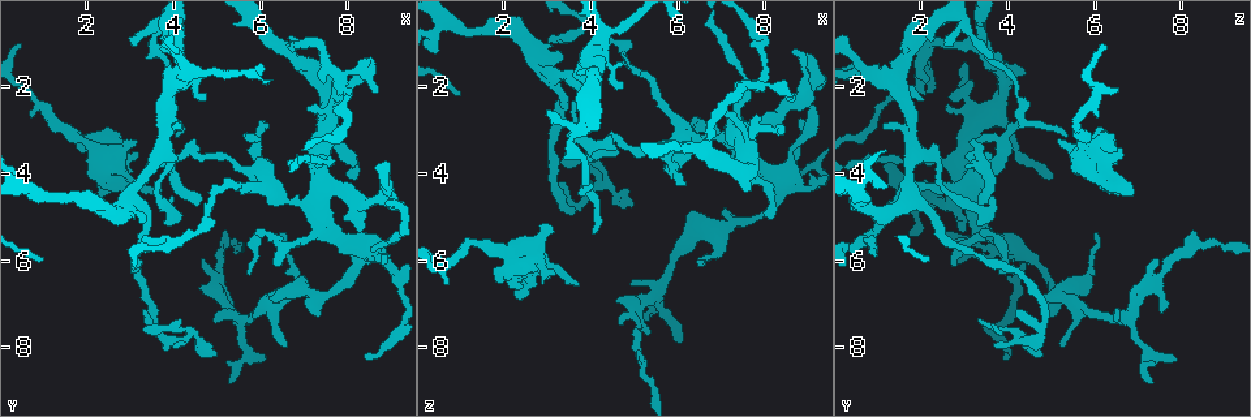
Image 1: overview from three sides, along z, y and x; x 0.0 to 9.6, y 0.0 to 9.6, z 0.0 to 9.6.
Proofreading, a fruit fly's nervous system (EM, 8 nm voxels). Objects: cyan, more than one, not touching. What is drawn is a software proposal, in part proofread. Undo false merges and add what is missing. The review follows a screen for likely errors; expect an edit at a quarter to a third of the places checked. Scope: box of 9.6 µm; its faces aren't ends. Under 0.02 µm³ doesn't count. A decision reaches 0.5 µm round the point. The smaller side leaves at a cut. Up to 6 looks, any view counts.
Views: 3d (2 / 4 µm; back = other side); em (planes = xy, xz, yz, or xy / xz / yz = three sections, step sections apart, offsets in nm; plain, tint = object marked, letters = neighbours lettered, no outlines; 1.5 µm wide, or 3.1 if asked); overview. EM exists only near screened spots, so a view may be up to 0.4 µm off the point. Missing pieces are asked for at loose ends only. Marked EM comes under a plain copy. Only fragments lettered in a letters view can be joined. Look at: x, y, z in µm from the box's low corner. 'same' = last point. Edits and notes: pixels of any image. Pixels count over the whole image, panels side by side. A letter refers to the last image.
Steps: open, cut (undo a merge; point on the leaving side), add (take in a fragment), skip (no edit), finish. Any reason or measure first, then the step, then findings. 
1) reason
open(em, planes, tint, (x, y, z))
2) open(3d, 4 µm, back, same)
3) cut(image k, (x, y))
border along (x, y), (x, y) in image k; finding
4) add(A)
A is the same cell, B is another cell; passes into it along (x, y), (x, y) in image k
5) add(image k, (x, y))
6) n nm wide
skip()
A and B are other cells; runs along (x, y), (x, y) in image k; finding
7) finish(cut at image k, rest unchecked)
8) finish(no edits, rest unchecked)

branch stops here
open(em, yz, step 8, letters, (6.00, 3.25, 3.35))

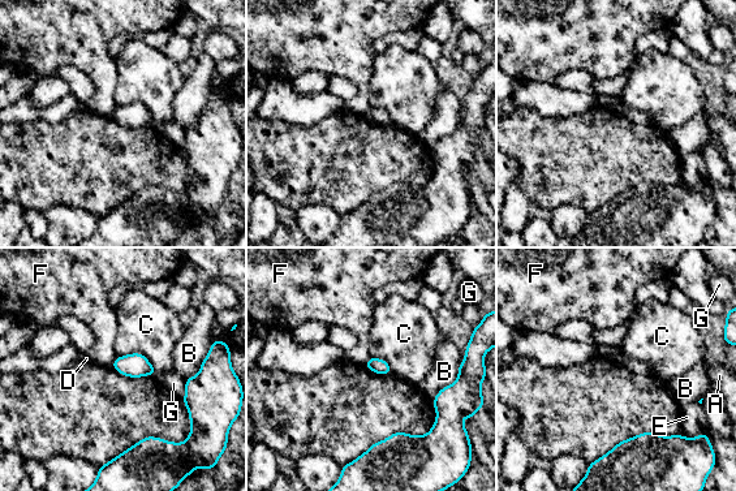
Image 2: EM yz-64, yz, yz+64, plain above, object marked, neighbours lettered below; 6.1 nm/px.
cut it another way
open(em, planes, letters, same)

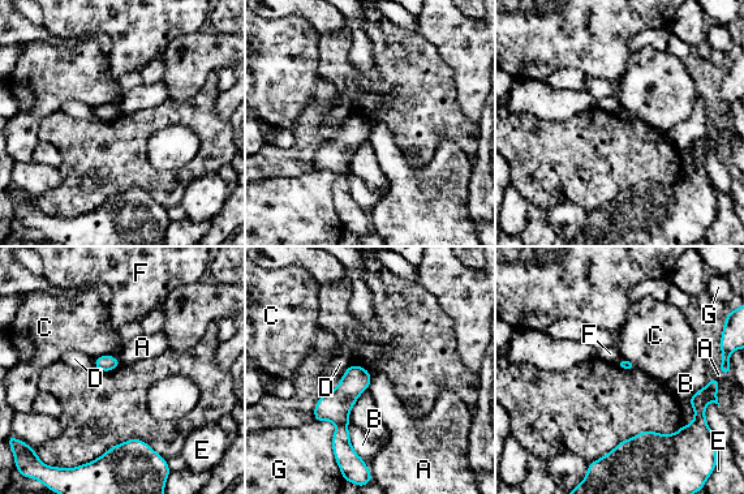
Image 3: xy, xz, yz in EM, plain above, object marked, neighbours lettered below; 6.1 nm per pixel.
skip()
A, B, C, D, E, F and G are other cells; border along (372, 379), (368, 389) in image 3; no lettered fragment goes on from it

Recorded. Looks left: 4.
branch stops here
open(3d, 2 µm, (9.00, 4.60, 1.25))

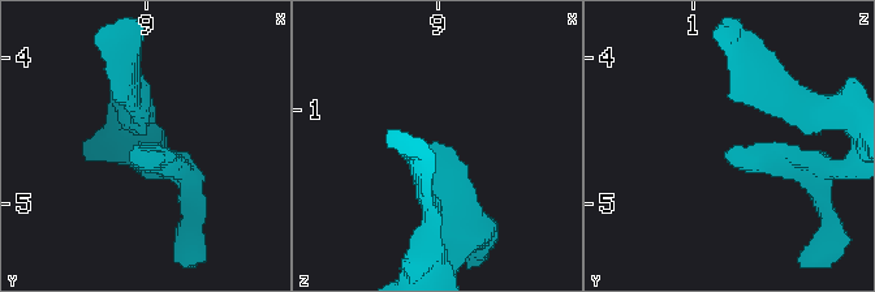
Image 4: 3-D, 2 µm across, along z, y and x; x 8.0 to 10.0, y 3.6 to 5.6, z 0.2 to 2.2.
now the EM
open(em, planes, letters, (8.96, 4.62, 1.24))

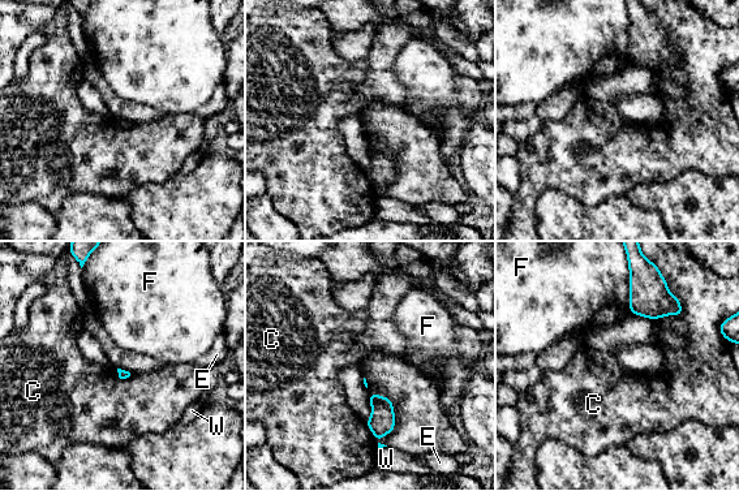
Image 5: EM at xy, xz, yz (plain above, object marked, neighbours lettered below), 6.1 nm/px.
skip()
C, E, F and W are other cells; border along (670, 291), (682, 313), (653, 321) in image 5; no lettered fragment goes on from it

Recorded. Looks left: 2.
an open end
open(3d, 4 µm, (3.65, 4.35, 6.55))

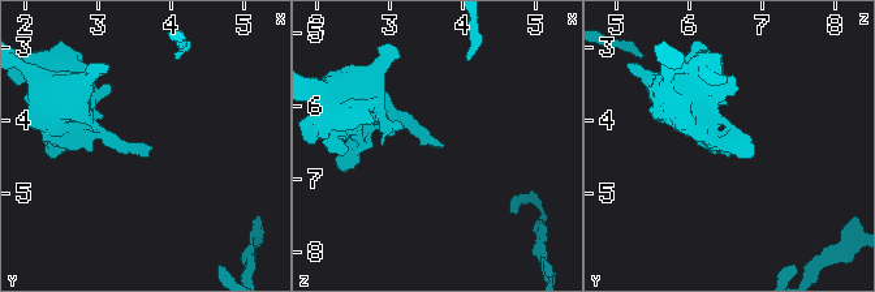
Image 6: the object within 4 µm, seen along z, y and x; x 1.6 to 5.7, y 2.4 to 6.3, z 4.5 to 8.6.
open(em, planes, letters, (3.70, 4.35, 6.55))

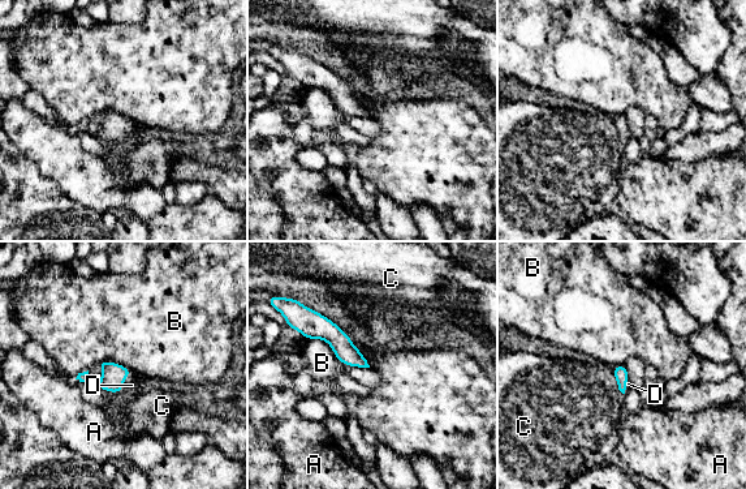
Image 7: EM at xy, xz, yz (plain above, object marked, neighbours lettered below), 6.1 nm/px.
add(D)
D is the same cell, A, B and C are other cells; passes into it along (113, 374), (123, 381), (132, 385) in image 7; the neuron continues

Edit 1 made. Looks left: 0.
finish(add at image 7, rest unchecked)

